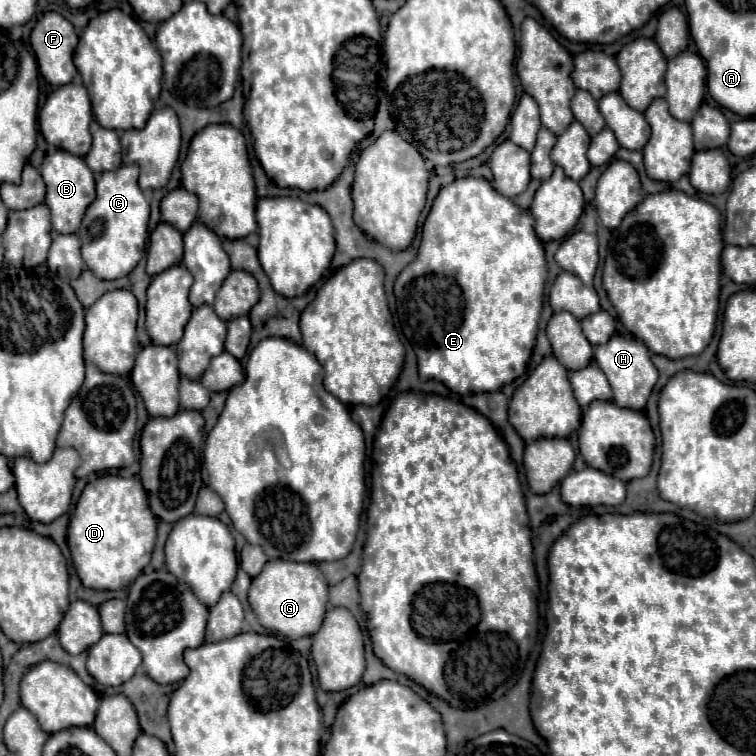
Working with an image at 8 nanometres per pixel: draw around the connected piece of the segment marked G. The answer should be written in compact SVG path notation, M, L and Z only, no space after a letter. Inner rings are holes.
M268 560L264 570L252 578L248 602L264 628L280 632L288 638L312 636L320 628L326 612L328 584L318 566L312 562Z

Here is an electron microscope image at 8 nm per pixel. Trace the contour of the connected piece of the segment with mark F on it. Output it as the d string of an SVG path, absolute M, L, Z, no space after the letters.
M46 12L30 32L30 44L38 60L38 70L53 87L68 84L76 66L72 52L76 48L78 34L74 26L58 12Z

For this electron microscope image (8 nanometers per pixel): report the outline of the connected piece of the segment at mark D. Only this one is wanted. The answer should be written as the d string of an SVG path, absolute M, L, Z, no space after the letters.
M98 476L82 490L68 526L68 548L78 578L92 590L120 590L150 562L156 542L156 516L148 506L148 494L136 476Z

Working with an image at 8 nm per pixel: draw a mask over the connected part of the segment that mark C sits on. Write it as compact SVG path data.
M122 164L112 174L100 174L96 180L96 198L88 206L76 236L82 242L82 258L86 266L102 280L122 278L138 264L144 254L148 236L150 204L138 186L138 166Z

